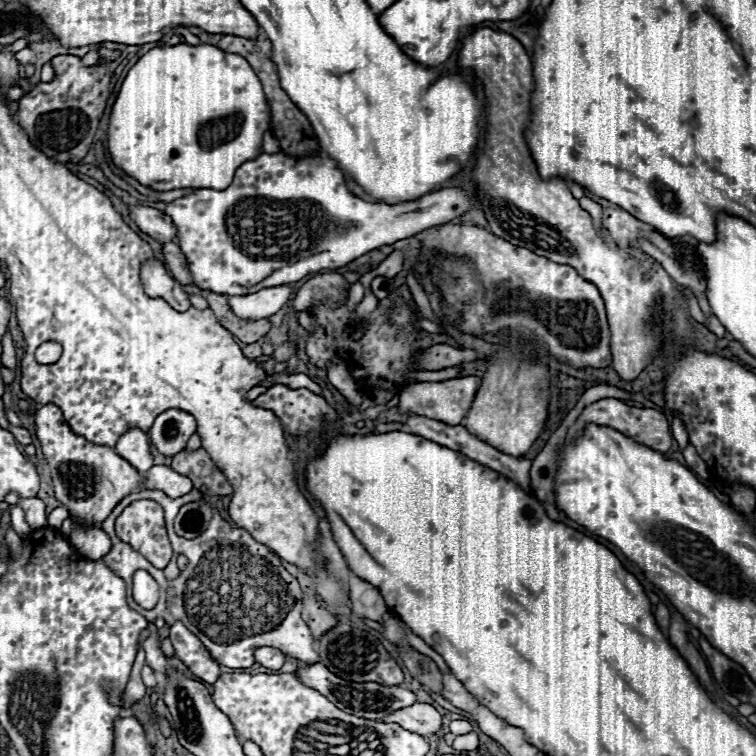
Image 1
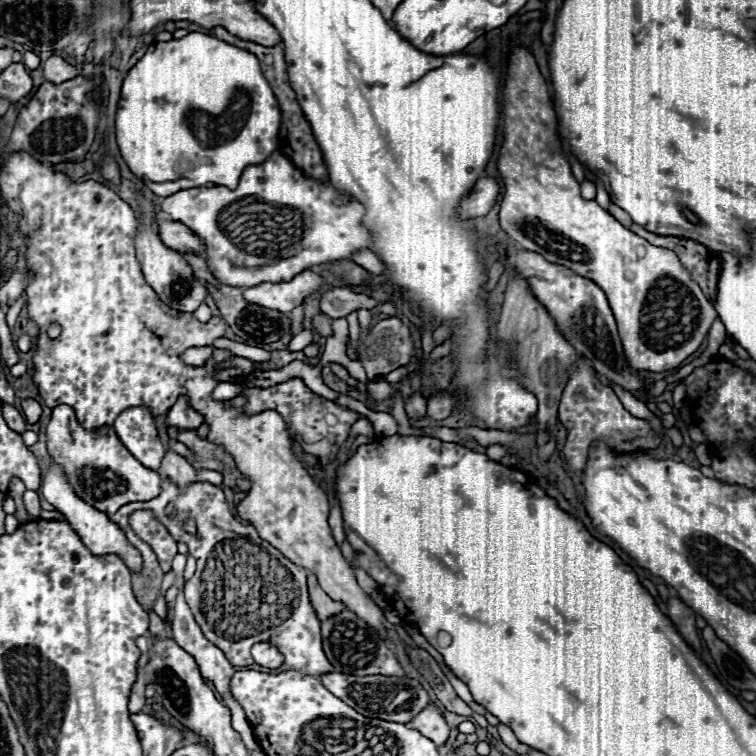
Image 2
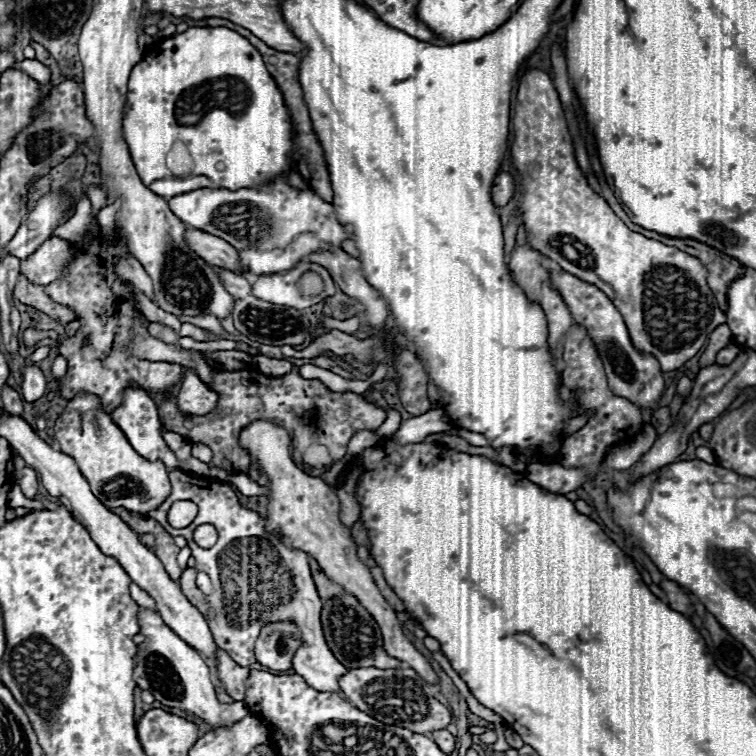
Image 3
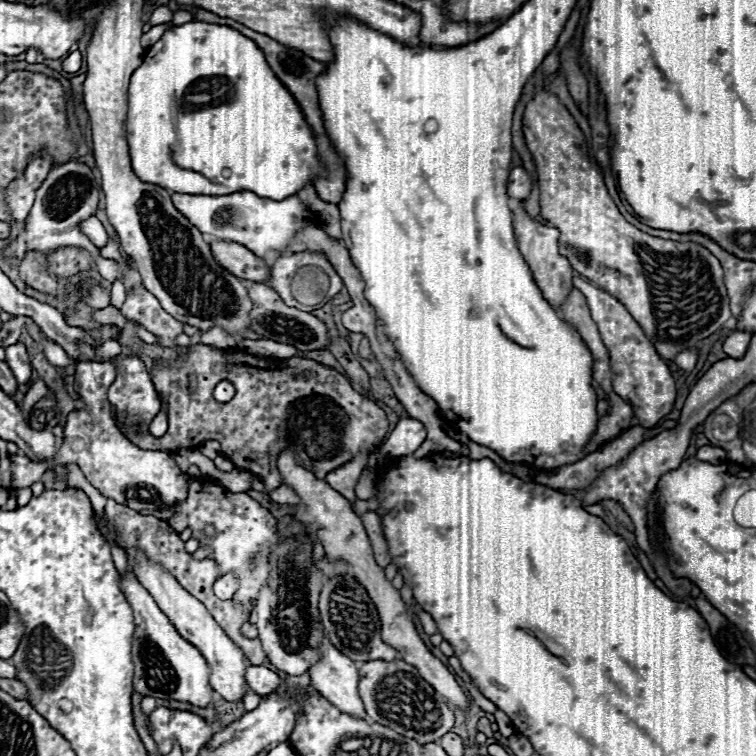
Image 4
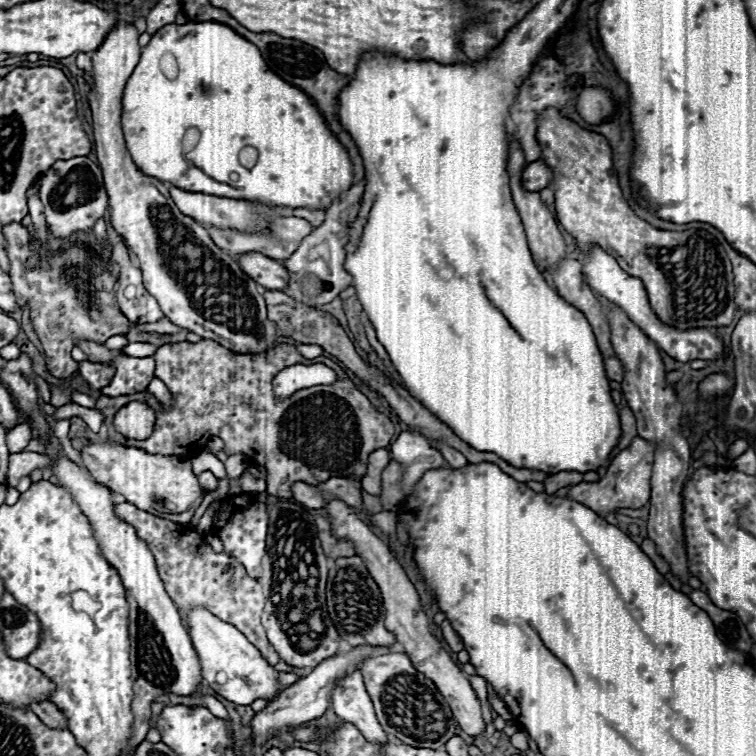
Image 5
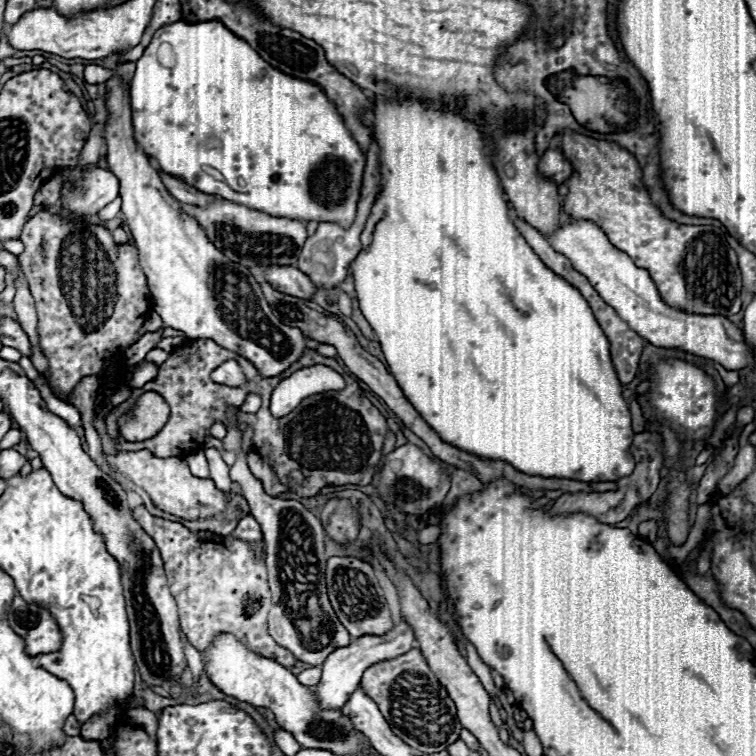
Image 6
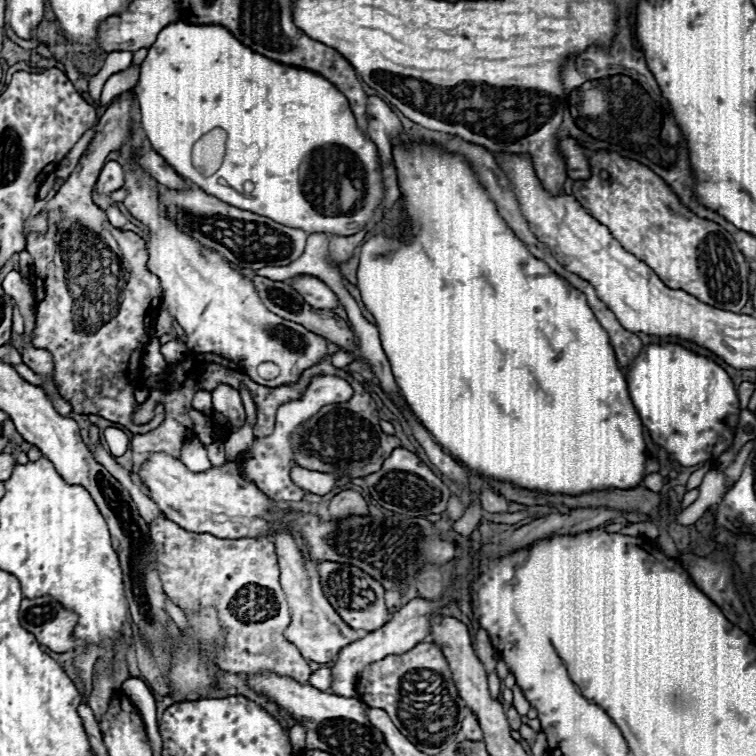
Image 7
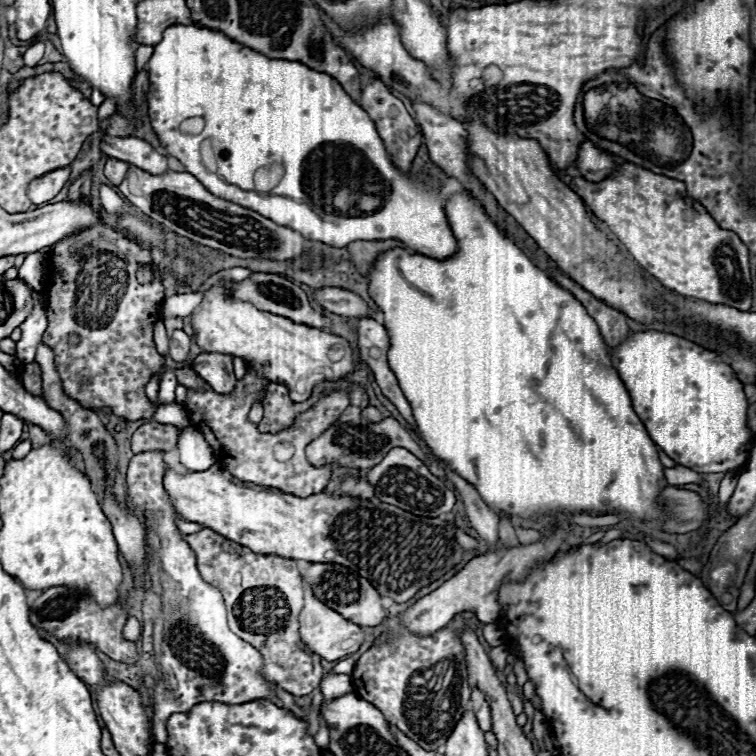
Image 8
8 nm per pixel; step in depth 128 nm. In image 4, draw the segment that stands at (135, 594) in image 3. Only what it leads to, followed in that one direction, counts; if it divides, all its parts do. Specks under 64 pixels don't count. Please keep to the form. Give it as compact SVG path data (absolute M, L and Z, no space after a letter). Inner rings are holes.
M109 540L109 543L111 545L111 554L112 558L114 558L114 564L116 564L116 568L118 568L120 572L124 572L124 570L126 570L126 566L128 566L128 560L126 560L126 552L124 552L124 550L117 546L113 541Z

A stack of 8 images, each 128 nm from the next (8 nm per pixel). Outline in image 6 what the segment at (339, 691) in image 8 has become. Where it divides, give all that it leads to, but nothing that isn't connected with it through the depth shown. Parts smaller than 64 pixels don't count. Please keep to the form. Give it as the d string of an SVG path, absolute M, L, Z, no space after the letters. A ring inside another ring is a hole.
M314 666L314 668L308 668L308 670L300 672L300 674L298 674L298 680L300 680L300 684L308 684L308 686L316 686L316 684L320 682L320 674L322 674L322 670Z

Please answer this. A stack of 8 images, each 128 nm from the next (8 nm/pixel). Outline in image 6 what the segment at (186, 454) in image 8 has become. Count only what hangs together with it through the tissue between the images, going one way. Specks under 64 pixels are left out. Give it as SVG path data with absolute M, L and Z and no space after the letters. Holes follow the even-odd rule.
M198 450L190 456L186 456L186 462L190 466L190 472L198 478L208 478L210 472L208 472L208 464L206 464L206 456L204 456L204 450Z

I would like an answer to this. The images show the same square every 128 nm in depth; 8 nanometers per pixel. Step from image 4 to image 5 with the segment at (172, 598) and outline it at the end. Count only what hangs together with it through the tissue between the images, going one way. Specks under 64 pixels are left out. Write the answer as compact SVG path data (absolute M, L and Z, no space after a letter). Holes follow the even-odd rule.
M194 608L192 612L188 612L188 626L200 658L202 676L216 694L238 706L250 706L258 698L270 702L284 690L278 680L280 672L262 658L260 650L250 644L240 630L222 620L216 620L216 616L212 616L204 608Z

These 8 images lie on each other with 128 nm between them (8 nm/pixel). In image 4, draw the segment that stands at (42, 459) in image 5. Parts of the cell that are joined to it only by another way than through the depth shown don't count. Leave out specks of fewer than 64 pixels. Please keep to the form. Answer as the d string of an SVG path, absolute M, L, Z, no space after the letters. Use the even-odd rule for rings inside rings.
M80 362L76 366L76 392L82 396L86 408L68 414L66 436L62 448L56 452L56 464L76 462L88 482L104 496L126 504L140 514L152 514L152 510L172 510L172 506L188 496L188 476L180 470L168 452L140 450L134 446L114 424L110 416L110 404L106 400L106 388L112 384L116 372L108 362ZM11 456L12 489L32 486L42 478L42 474L54 466L48 466L50 462L32 462L28 456Z

